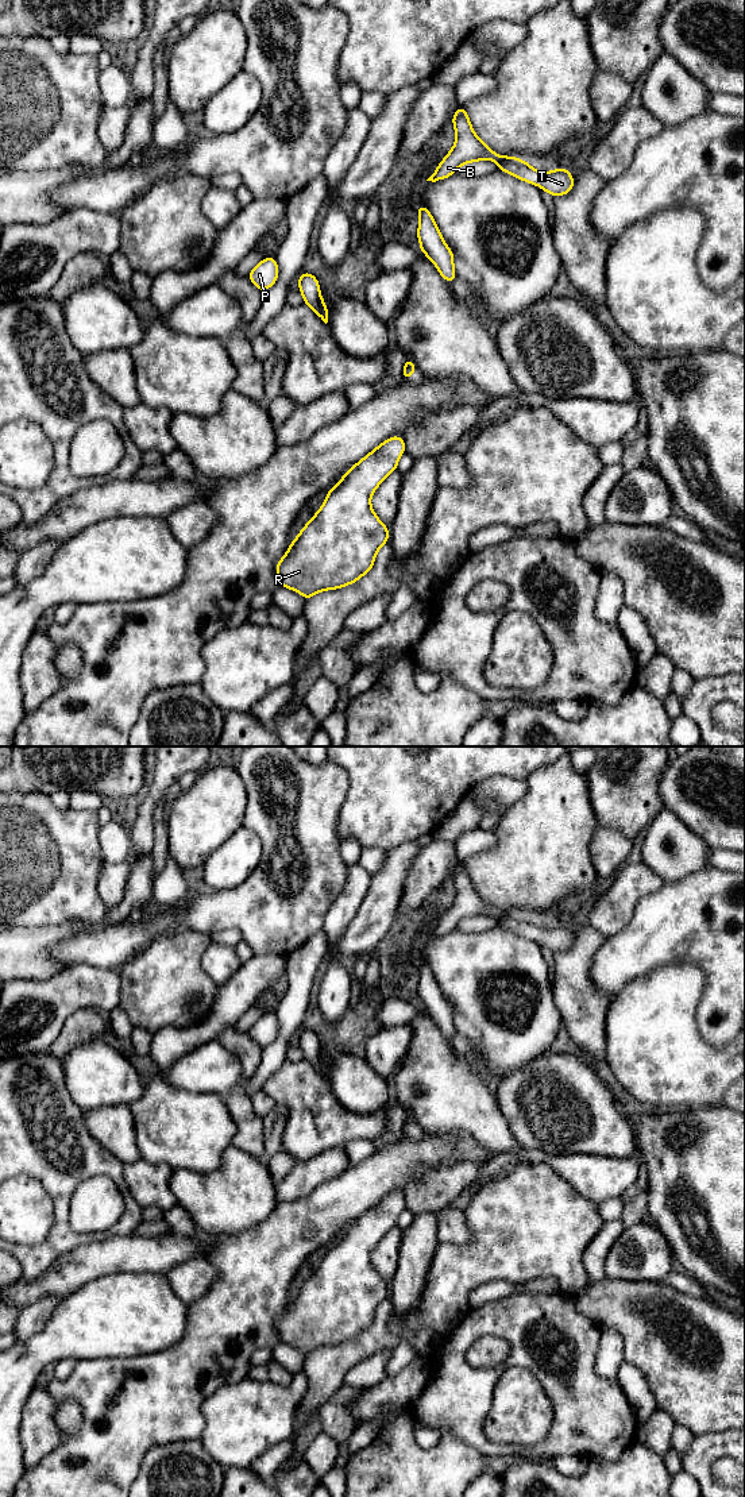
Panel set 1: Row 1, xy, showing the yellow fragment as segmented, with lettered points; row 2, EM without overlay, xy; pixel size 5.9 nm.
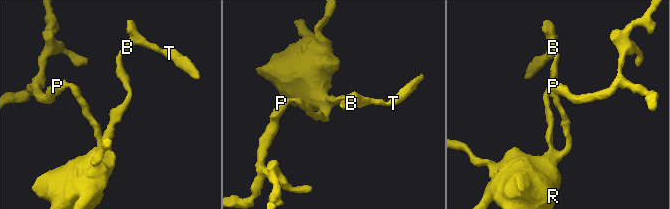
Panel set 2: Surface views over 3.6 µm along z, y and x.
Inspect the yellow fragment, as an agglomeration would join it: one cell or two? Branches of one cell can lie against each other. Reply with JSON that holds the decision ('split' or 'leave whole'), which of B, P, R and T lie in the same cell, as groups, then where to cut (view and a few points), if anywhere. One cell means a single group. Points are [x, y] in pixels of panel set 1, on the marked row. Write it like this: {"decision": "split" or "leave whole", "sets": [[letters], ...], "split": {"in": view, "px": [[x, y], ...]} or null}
{"decision": "leave whole", "sets": [["B", "P", "R", "T"]], "split": null}

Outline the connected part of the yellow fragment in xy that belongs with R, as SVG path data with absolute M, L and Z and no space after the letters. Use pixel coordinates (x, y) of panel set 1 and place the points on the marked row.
M391 436L351 467L328 493L320 510L301 529L286 555L277 563L282 587L305 597L306 602L319 591L355 583L374 566L378 549L389 543L389 529L375 516L370 498L382 481L397 470L405 452L405 439Z

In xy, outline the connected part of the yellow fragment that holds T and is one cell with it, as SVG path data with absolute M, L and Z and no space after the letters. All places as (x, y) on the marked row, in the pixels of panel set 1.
M459 107L452 116L456 142L452 150L440 162L426 181L440 181L456 173L463 163L493 159L498 170L503 170L525 182L540 186L555 196L564 196L574 189L574 177L568 169L555 169L545 174L530 167L526 161L514 157L502 157L486 146L474 132L464 107Z

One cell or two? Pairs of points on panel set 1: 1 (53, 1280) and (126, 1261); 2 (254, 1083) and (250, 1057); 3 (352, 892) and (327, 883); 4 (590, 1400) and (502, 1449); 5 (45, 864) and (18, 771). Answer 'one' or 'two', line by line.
1: one
2: two
3: two
4: one
5: two

